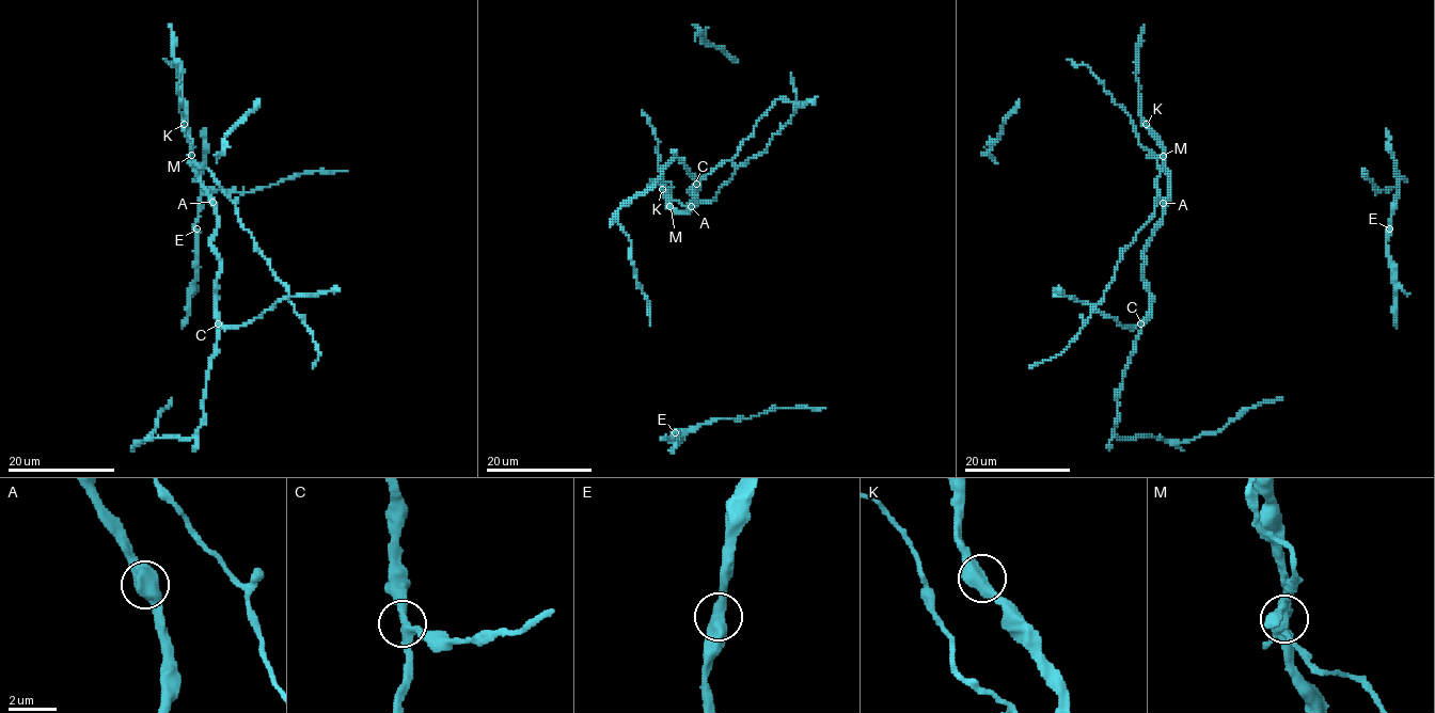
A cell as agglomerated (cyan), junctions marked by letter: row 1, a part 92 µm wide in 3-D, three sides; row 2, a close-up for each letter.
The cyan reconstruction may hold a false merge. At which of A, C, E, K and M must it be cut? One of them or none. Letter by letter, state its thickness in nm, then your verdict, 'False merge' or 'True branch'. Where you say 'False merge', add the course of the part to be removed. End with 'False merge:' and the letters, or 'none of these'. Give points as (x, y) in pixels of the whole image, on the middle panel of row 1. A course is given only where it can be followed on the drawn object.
A: Thickness 550 nm. True branch
C: Thickness 320 nm. True branch
E: Thickness 500 nm. True branch
K: Thickness 550 nm. True branch
M: Thickness 400 nm. False merge. Course of the part to remove: (669, 206), (671, 201), (687, 205), (696, 199), (710, 203), (738, 167), (765, 151), (794, 112), (790, 74)
False merge: M

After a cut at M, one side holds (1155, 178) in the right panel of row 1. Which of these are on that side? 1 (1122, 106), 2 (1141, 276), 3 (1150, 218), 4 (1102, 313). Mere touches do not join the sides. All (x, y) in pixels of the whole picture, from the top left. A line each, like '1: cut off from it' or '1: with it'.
1: with it
2: cut off from it
3: with it
4: cut off from it

